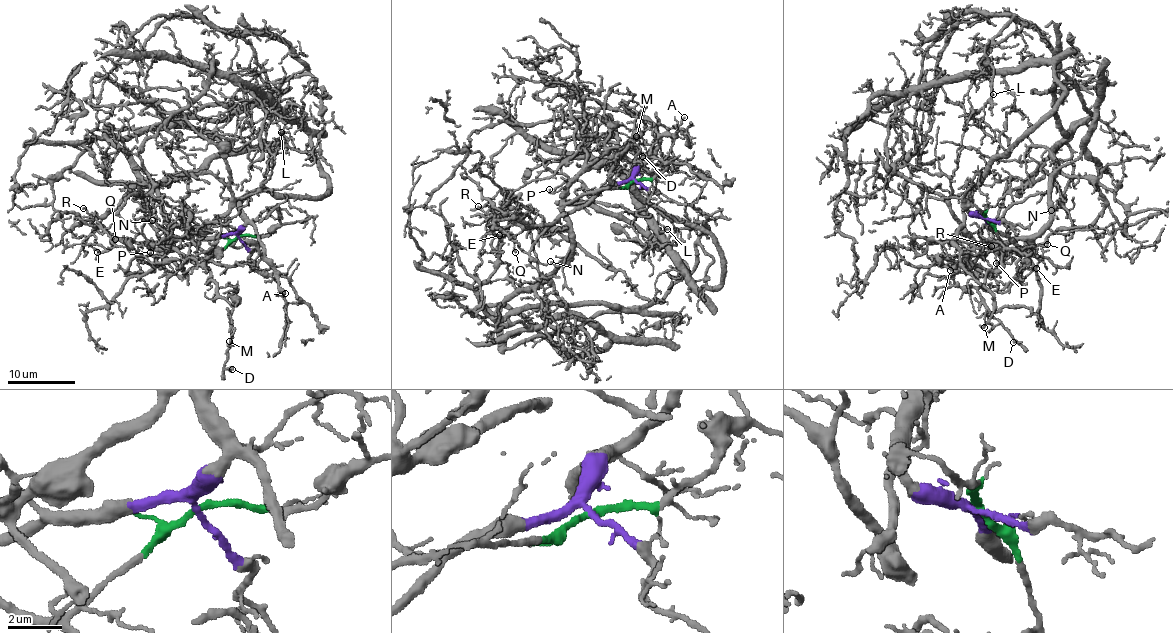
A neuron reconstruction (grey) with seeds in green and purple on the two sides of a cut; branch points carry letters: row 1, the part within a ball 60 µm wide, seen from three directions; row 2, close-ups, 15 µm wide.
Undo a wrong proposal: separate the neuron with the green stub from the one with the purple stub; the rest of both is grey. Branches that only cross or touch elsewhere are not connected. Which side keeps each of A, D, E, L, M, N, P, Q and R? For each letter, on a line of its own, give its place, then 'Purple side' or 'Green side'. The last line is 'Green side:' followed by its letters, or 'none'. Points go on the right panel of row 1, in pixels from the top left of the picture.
A: Place: (950, 270). Purple side
D: Place: (1013, 342). Green side
E: Place: (1036, 268). Green side
L: Place: (993, 94). Purple side
M: Place: (984, 327). Green side
N: Place: (1051, 210). Green side
P: Place: (996, 263). Green side
Q: Place: (1047, 244). Green side
R: Place: (991, 246). Green side
Green side: D, E, M, N, P, Q, R

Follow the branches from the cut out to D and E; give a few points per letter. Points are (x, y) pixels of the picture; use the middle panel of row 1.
D: (634, 181), (606, 188), (610, 171), (631, 144), (637, 147), (634, 160), (643, 156)
E: (634, 181), (569, 201), (563, 226), (520, 224), (509, 216), (497, 216), (488, 223), (498, 235)

